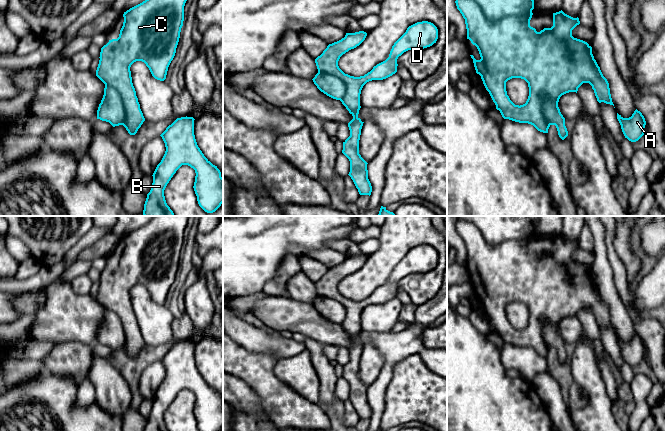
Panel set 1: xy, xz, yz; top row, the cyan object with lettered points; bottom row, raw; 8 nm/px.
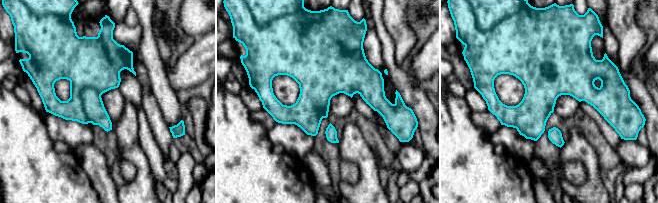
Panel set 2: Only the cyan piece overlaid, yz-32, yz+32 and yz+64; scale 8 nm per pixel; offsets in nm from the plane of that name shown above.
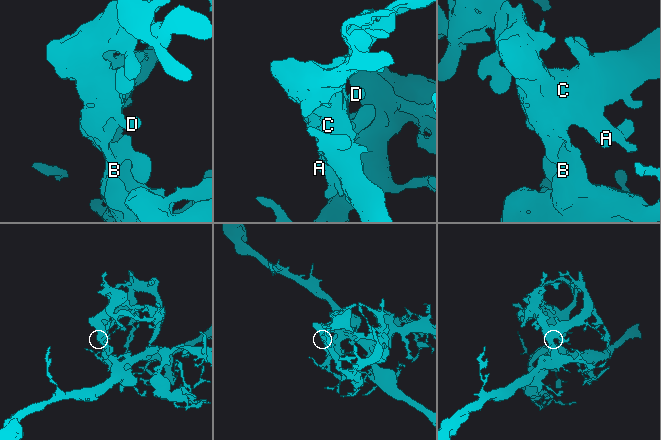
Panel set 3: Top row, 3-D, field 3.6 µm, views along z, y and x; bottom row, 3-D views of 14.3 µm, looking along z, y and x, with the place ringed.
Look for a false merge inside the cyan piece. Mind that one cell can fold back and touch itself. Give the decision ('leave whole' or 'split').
leave whole

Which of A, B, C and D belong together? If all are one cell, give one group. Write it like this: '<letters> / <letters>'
A B C D

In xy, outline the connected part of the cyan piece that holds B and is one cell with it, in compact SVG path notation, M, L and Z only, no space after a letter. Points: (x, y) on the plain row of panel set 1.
M177 342L160 359L166 375L153 397L151 414L144 431L169 431L164 414L182 389L195 394L194 415L200 431L220 431L223 427L223 402L217 390L202 377L194 359L194 342Z

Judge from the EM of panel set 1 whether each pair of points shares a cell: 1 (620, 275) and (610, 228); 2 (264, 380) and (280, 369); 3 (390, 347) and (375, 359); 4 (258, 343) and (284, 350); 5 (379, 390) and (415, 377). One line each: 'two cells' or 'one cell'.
1: one cell
2: two cells
3: two cells
4: one cell
5: two cells

